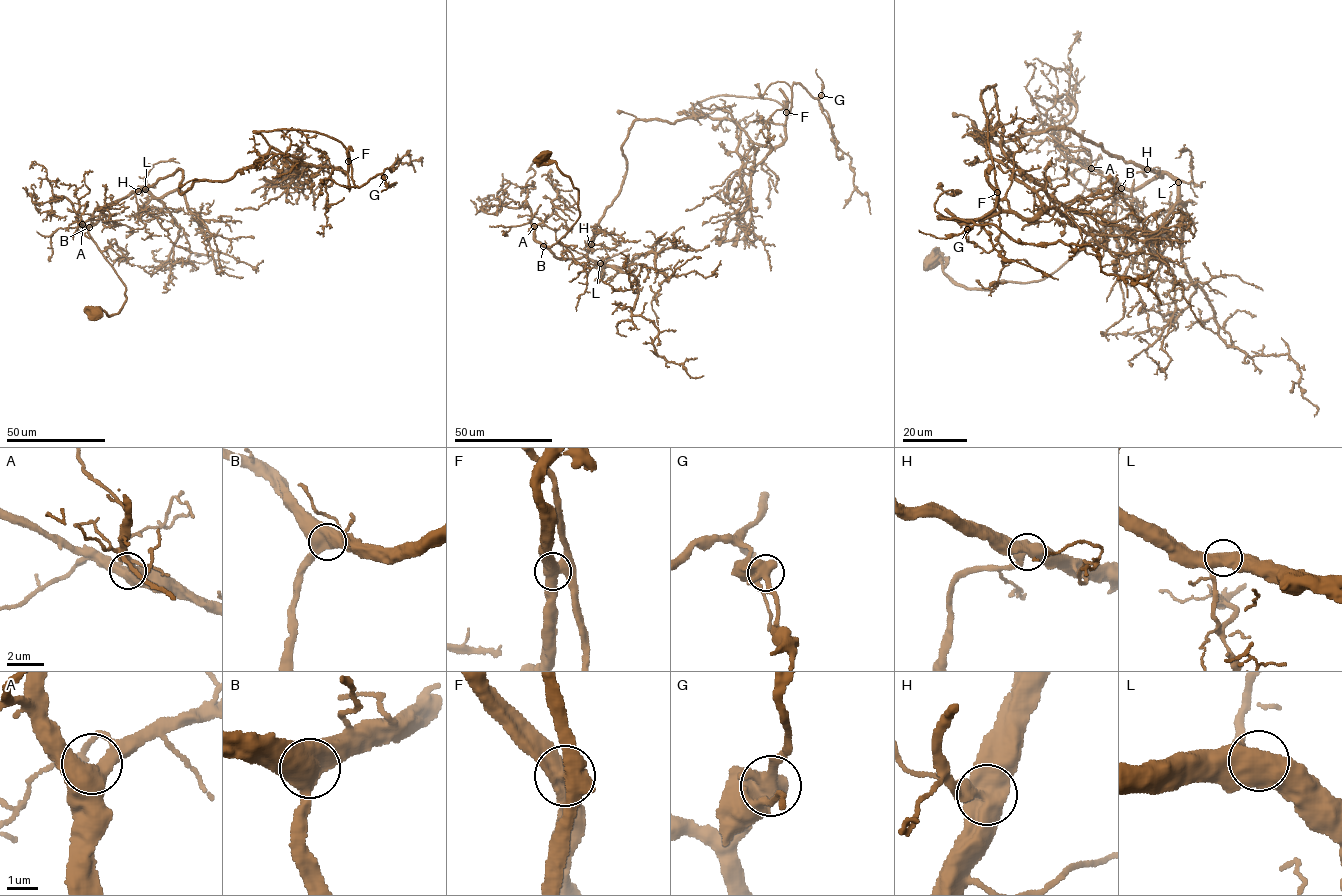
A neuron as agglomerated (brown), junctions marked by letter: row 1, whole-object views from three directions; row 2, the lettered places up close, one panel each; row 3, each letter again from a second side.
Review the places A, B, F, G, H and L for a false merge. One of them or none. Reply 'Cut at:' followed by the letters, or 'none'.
Cut at: F

